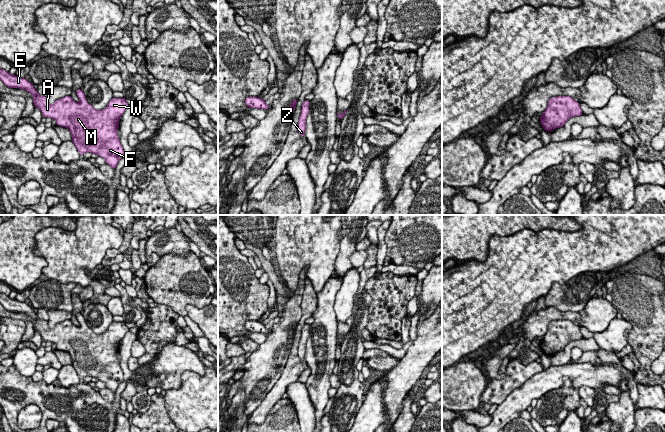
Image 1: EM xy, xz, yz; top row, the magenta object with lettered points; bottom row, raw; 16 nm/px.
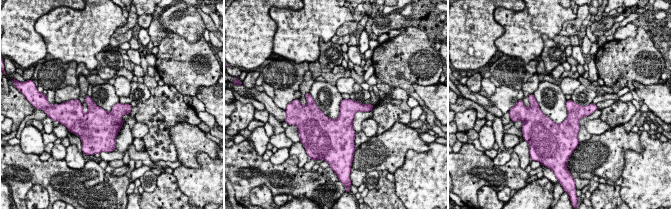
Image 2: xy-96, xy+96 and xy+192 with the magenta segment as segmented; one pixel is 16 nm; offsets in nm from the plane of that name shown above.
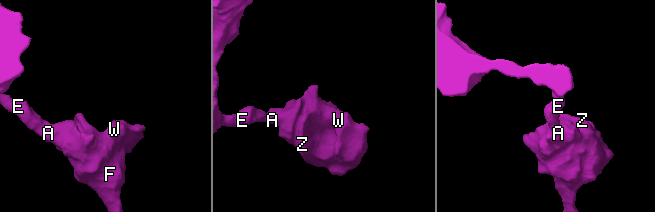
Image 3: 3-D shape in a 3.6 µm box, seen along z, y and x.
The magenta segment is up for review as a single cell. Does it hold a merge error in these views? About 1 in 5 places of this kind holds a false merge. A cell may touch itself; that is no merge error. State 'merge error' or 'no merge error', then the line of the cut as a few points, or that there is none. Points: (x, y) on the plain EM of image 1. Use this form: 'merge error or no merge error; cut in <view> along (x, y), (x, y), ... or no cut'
no merge error; no cut

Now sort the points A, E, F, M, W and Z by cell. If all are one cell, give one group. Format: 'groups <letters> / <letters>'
groups A E F M W Z

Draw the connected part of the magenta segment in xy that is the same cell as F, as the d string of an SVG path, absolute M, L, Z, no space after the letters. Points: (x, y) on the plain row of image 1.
M0 293L0 304L10 312L25 313L33 320L34 331L41 334L43 341L55 343L57 350L68 352L80 379L86 376L97 378L116 393L119 384L124 381L117 354L120 341L129 331L126 322L113 321L106 332L96 334L87 326L83 314L78 313L79 327L71 320L65 320L51 329L47 321L41 320L25 302Z

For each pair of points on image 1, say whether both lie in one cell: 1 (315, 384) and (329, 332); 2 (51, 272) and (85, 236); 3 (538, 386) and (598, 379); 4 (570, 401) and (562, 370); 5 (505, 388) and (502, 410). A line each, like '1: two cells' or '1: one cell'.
1: one cell
2: one cell
3: one cell
4: two cells
5: two cells

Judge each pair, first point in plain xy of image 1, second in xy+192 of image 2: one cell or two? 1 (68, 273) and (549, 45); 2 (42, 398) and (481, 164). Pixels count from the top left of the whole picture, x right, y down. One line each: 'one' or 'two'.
1: two
2: one

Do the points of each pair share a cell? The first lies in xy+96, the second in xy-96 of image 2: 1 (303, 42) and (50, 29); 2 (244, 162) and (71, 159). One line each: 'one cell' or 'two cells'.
1: one cell
2: two cells

